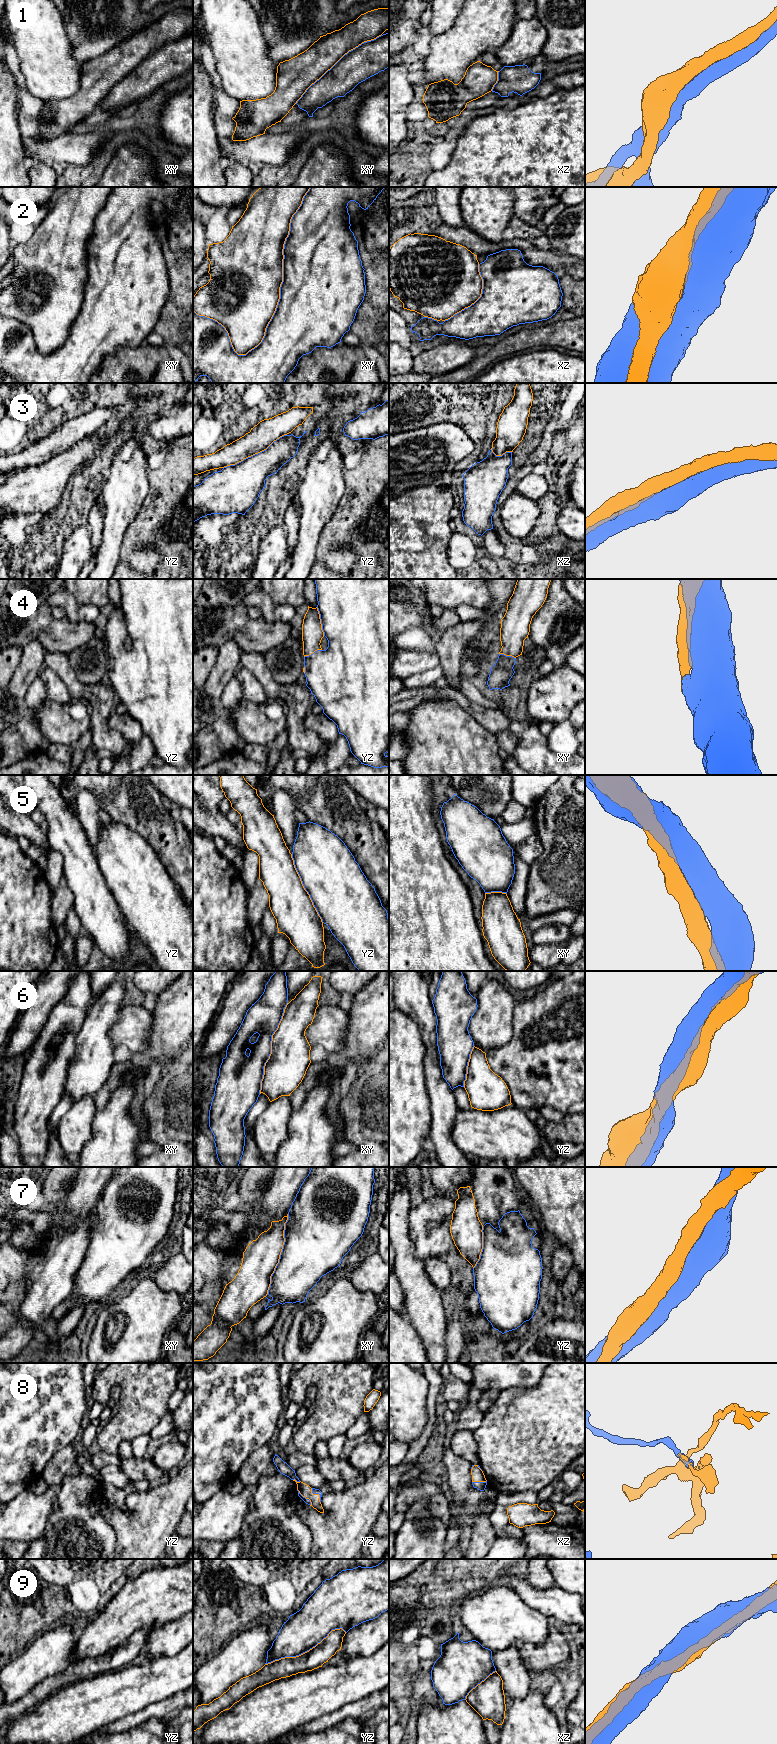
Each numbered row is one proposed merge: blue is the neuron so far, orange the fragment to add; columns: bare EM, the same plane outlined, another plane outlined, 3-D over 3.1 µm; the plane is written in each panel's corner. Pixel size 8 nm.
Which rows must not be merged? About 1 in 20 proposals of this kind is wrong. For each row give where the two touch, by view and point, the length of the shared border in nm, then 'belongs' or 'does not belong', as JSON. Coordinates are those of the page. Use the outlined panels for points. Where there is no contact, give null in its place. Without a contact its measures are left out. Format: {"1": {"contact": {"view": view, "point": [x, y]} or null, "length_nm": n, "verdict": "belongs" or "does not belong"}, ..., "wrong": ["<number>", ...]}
{"1": {"contact": {"view": "xy", "point": [338, 61]}, "length_nm": 900, "verdict": "belongs"}, "2": {"contact": {"view": "xy", "point": [283, 276]}, "length_nm": 1450, "verdict": "belongs"}, "3": {"contact": {"view": "yz", "point": [255, 454]}, "length_nm": 600, "verdict": "belongs"}, "4": {"contact": {"view": "yz", "point": [321, 621]}, "length_nm": 240, "verdict": "belongs"}, "5": {"contact": {"view": "yz", "point": [304, 887]}, "length_nm": 600, "verdict": "belongs"}, "6": {"contact": {"view": "xy", "point": [270, 1048]}, "length_nm": 750, "verdict": "belongs"}, "7": {"contact": {"view": "xy", "point": [281, 1254]}, "length_nm": 650, "verdict": "belongs"}, "8": {"contact": {"view": "yz", "point": [304, 1497]}, "length_nm": 170, "verdict": "does not belong"}, "9": {"contact": {"view": "yz", "point": [305, 1651]}, "length_nm": 700, "verdict": "belongs"}, "wrong": ["8"]}

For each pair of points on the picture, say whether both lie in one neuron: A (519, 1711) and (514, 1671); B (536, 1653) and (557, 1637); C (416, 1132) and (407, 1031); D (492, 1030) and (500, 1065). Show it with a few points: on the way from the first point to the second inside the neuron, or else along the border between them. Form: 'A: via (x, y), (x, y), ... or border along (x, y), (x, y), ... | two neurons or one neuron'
A: border along (531, 1689), (523, 1697), (513, 1700) | two neurons
B: via (541, 1653), (552, 1642) | one neuron
C: via (407, 1107), (407, 1056) | one neuron
D: border along (513, 1032), (507, 1042), (491, 1048), (486, 1053) | two neurons

